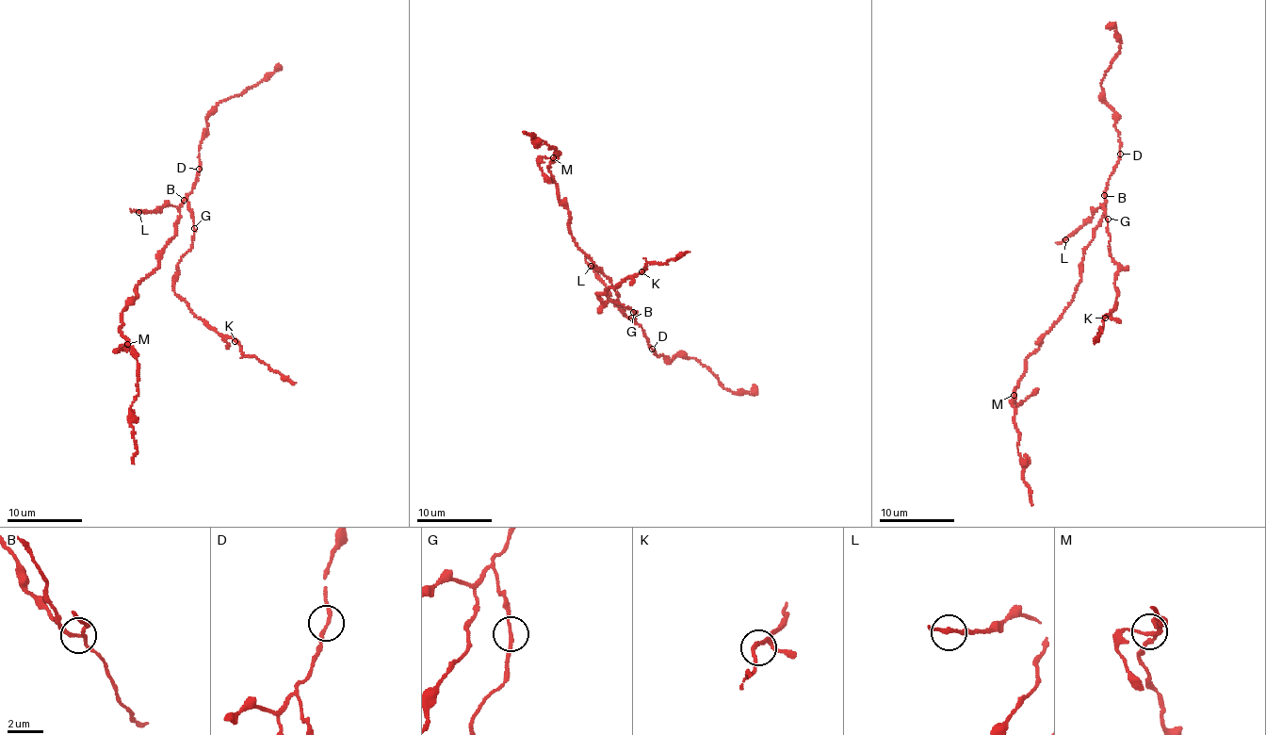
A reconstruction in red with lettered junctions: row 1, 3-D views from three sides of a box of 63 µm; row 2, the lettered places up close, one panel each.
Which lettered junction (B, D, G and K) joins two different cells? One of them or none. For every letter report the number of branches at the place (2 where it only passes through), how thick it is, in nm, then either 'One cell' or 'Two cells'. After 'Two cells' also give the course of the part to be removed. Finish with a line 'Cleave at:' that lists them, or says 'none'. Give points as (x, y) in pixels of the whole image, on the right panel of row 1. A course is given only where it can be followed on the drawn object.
B: Branches: 3. Thickness 160 nm. Two cells. Course of the part to remove: (1104, 196), (1105, 213), (1082, 259), (1081, 281), (1063, 313), (1026, 359), (1019, 381), (1018, 450), (1031, 505)
D: Branches: 2. Thickness 190 nm. One cell
G: Branches: 2. Thickness 170 nm. One cell
K: Branches: 2. Thickness 190 nm. One cell
Cleave at: B

